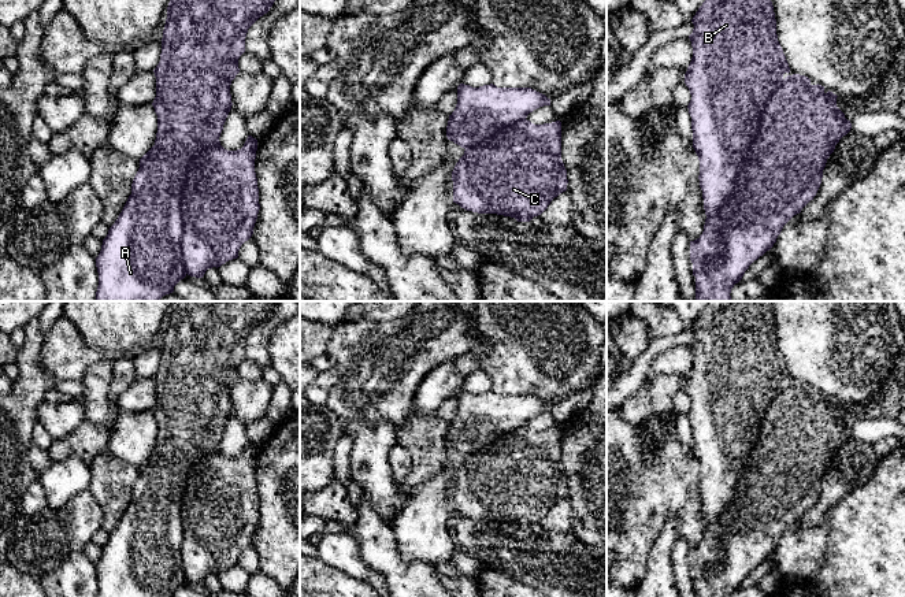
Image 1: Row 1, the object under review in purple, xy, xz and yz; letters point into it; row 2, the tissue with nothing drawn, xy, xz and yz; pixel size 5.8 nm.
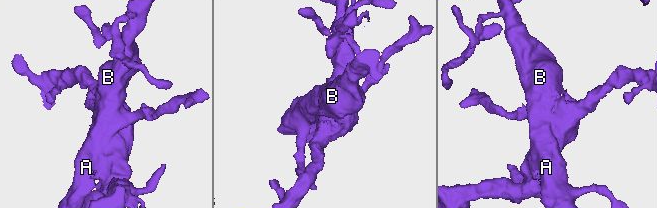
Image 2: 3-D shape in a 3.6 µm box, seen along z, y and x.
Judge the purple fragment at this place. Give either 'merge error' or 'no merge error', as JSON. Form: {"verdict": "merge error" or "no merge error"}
{"verdict": "merge error"}

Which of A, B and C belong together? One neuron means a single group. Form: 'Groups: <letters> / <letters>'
Groups: A B / C

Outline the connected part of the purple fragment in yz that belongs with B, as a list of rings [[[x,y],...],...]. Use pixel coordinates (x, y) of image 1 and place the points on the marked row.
[[[705,0],[693,16],[691,22],[694,25],[694,29],[689,38],[693,47],[693,58],[685,74],[685,84],[691,94],[691,100],[687,108],[691,116],[693,148],[700,160],[698,179],[700,188],[702,190],[704,209],[706,216],[713,216],[719,214],[719,211],[732,196],[737,188],[738,175],[742,170],[742,162],[746,157],[746,151],[752,148],[752,140],[757,133],[757,122],[761,118],[768,101],[774,99],[774,90],[778,89],[779,85],[783,82],[783,74],[790,73],[790,67],[783,53],[783,49],[778,41],[776,19],[771,0]]]

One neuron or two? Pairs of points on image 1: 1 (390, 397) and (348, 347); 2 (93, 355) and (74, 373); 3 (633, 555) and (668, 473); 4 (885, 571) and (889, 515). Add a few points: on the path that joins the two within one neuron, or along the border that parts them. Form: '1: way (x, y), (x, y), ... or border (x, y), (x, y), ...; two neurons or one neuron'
1: way (378, 385), (378, 377), (360, 359); one neuron
2: way (89, 358), (78, 369); one neuron
3: way (633, 534), (633, 511), (651, 493); one neuron
4: way (889, 557), (889, 529); one neuron

